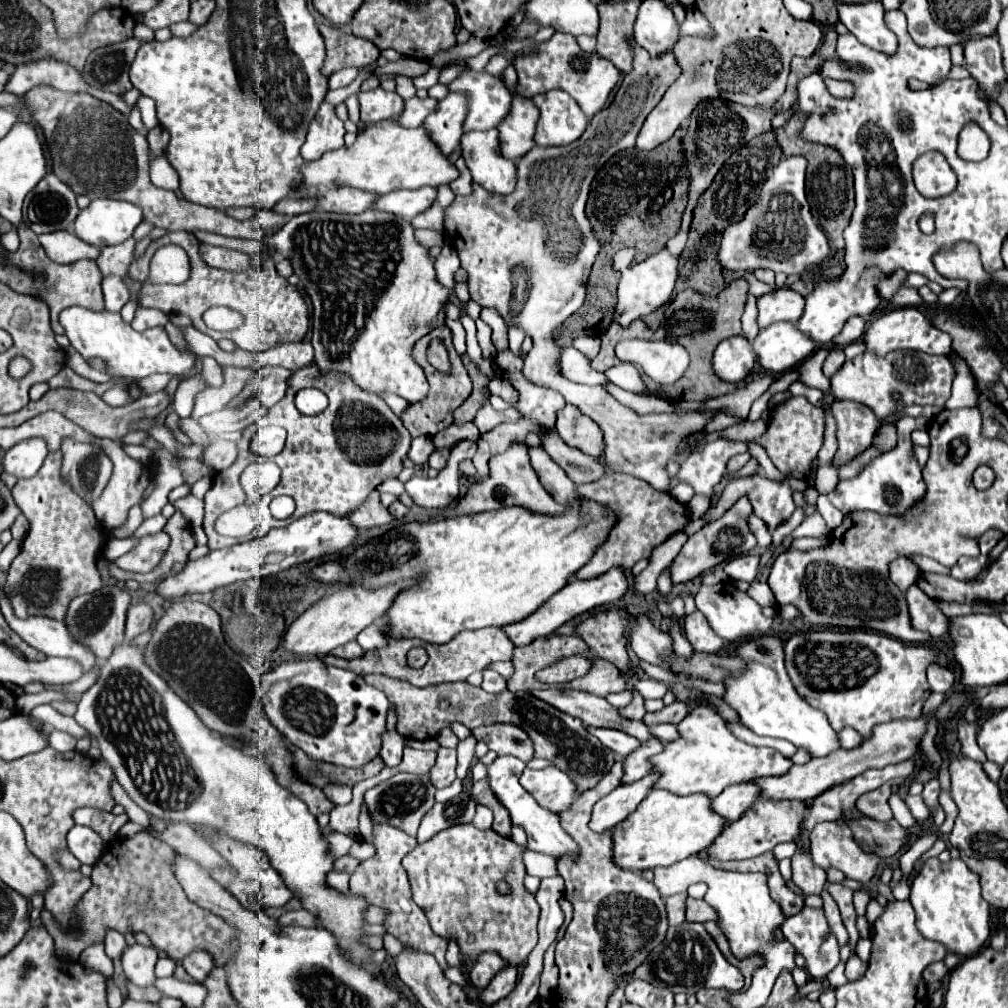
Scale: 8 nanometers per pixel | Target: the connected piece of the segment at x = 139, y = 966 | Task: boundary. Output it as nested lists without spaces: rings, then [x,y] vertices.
[[[141,944],[129,946],[123,954],[123,970],[125,976],[139,988],[149,988],[155,984],[155,964],[157,964],[157,950],[147,948]]]

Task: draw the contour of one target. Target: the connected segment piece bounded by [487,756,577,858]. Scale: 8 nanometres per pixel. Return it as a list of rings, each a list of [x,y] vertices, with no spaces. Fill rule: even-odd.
[[[497,756],[495,762],[491,766],[487,766],[487,782],[489,782],[489,788],[493,790],[495,798],[505,806],[505,810],[509,812],[511,816],[511,822],[513,826],[521,826],[525,832],[527,832],[527,840],[529,840],[529,848],[535,850],[535,852],[543,852],[543,854],[549,854],[553,858],[559,858],[563,854],[575,854],[577,852],[577,844],[571,842],[571,836],[567,836],[567,832],[561,828],[559,824],[559,816],[553,814],[551,810],[545,810],[541,808],[533,796],[519,784],[519,776],[525,768],[525,762],[521,762],[519,758],[515,756]]]

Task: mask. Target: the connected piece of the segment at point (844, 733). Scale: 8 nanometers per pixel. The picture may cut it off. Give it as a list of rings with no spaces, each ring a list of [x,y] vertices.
[[[843,728],[839,734],[839,744],[841,744],[841,748],[845,748],[845,750],[849,750],[849,748],[857,748],[859,744],[861,744],[861,736],[859,736],[859,732],[855,732],[855,728]]]

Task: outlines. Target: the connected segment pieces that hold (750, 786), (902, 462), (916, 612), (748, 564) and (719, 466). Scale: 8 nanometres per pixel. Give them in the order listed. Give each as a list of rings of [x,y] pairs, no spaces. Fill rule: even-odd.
[[[739,782],[739,784],[727,786],[717,798],[713,798],[713,808],[717,808],[717,812],[723,818],[727,818],[729,822],[735,822],[759,798],[761,798],[761,792],[759,792],[757,784],[753,784],[753,782]]]
[[[901,418],[895,424],[897,428],[897,446],[891,452],[885,452],[871,462],[863,466],[863,470],[845,482],[839,482],[833,492],[829,492],[829,500],[835,508],[841,512],[853,512],[853,510],[873,510],[879,514],[897,514],[905,512],[915,500],[919,500],[925,494],[925,484],[921,478],[919,462],[913,454],[913,444],[909,434],[913,430],[928,428],[927,418]]]
[[[911,586],[905,596],[911,616],[911,626],[915,630],[927,632],[933,638],[943,636],[947,632],[949,618],[943,616],[939,610],[935,610],[935,600],[927,598],[927,594],[919,586]]]
[[[747,554],[747,556],[737,556],[735,560],[725,562],[725,574],[733,580],[745,580],[753,582],[757,576],[757,564],[759,556],[757,554]]]
[[[717,438],[705,444],[705,448],[697,454],[691,454],[683,464],[675,478],[671,479],[671,488],[680,482],[687,482],[695,488],[697,494],[711,496],[713,486],[721,480],[725,472],[725,462],[731,456],[739,454],[739,446],[743,442],[735,442],[729,438]]]

